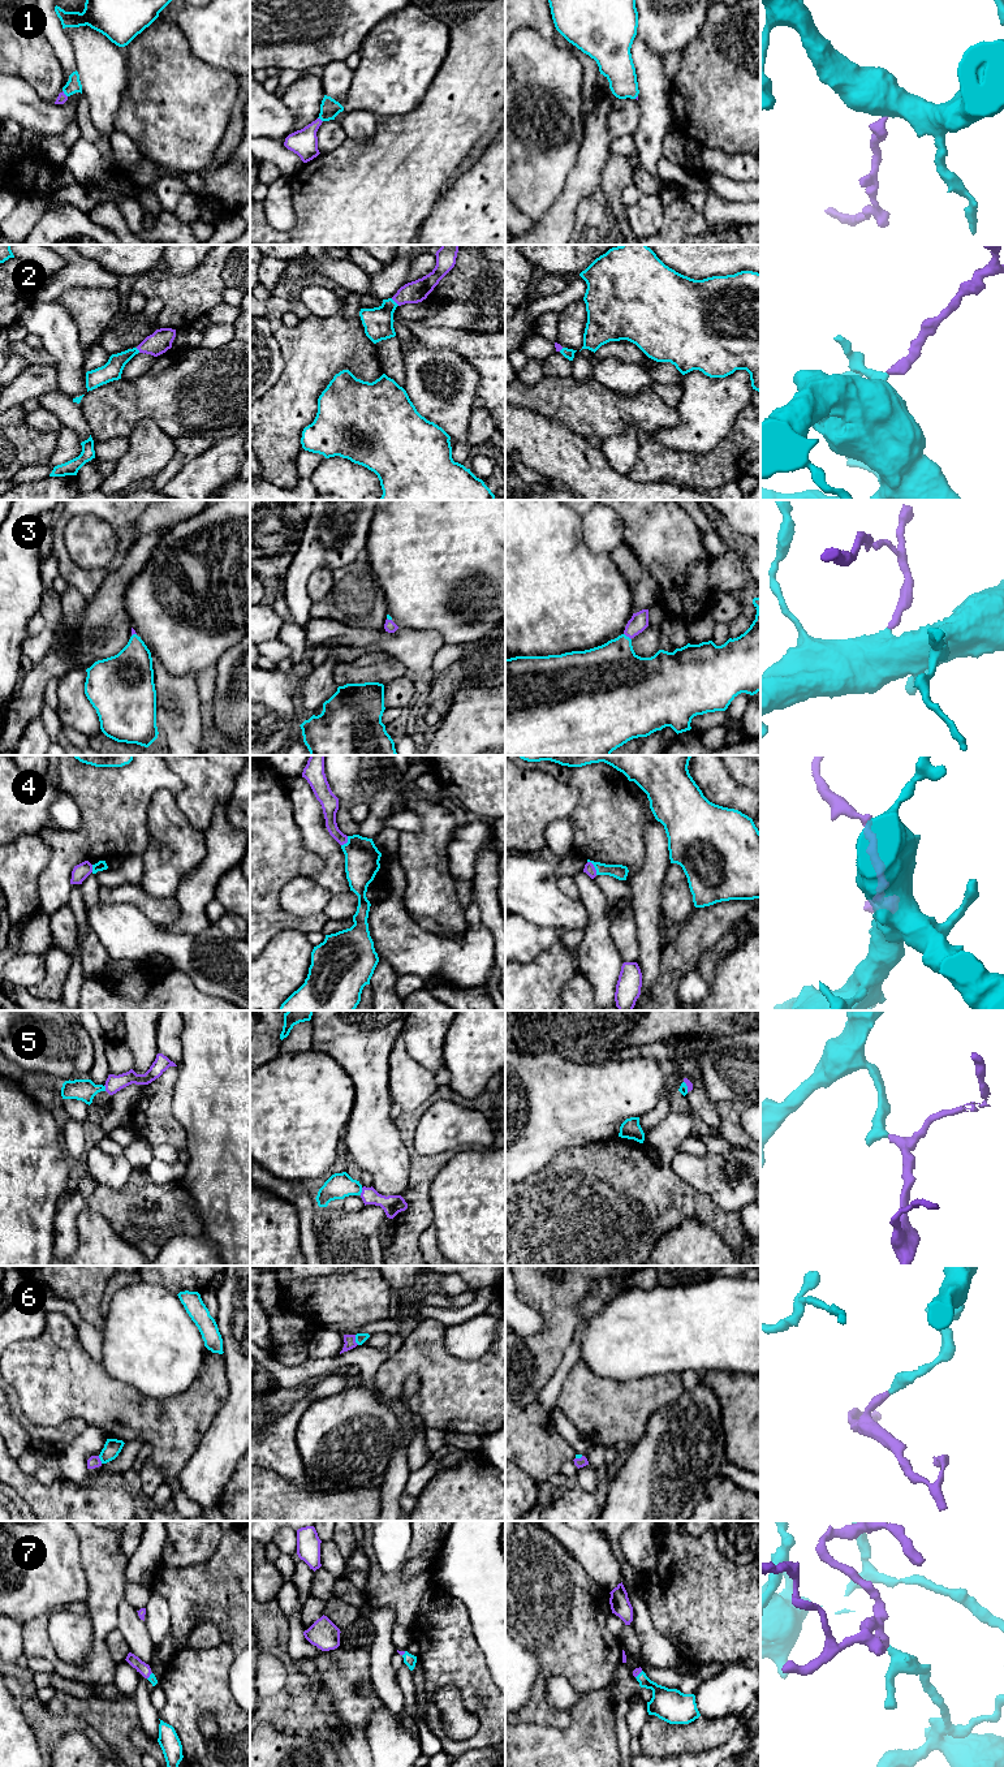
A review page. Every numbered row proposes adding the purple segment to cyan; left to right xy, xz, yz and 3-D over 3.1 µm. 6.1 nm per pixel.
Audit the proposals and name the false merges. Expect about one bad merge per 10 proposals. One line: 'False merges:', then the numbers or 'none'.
False merges: none

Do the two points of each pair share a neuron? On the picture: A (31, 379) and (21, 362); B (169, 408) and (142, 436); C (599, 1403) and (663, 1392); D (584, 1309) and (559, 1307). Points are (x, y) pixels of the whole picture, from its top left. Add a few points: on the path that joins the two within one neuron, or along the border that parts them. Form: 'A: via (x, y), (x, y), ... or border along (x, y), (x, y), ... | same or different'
A: border along (29, 363), (13, 379) | different
B: border along (128, 435), (139, 421), (151, 418), (173, 440) | different
C: via (615, 1403), (632, 1403), (647, 1395) | same
D: border along (595, 1284), (577, 1305), (577, 1311), (582, 1317) | different

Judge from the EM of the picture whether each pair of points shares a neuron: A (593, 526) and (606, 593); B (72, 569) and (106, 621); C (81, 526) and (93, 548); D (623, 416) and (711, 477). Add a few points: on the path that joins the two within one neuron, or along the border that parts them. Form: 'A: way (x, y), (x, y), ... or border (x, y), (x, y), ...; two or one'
A: border (581, 528), (584, 543), (593, 552), (610, 554); two
B: border (108, 573), (99, 589), (86, 600); two
C: way (82, 531), (91, 543); one
D: way (645, 432), (646, 442), (669, 465), (686, 468); one

